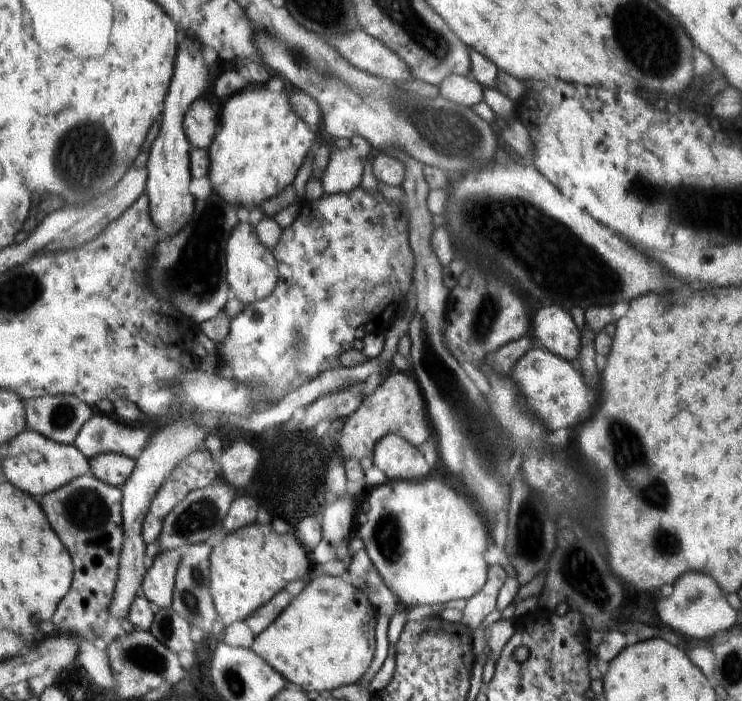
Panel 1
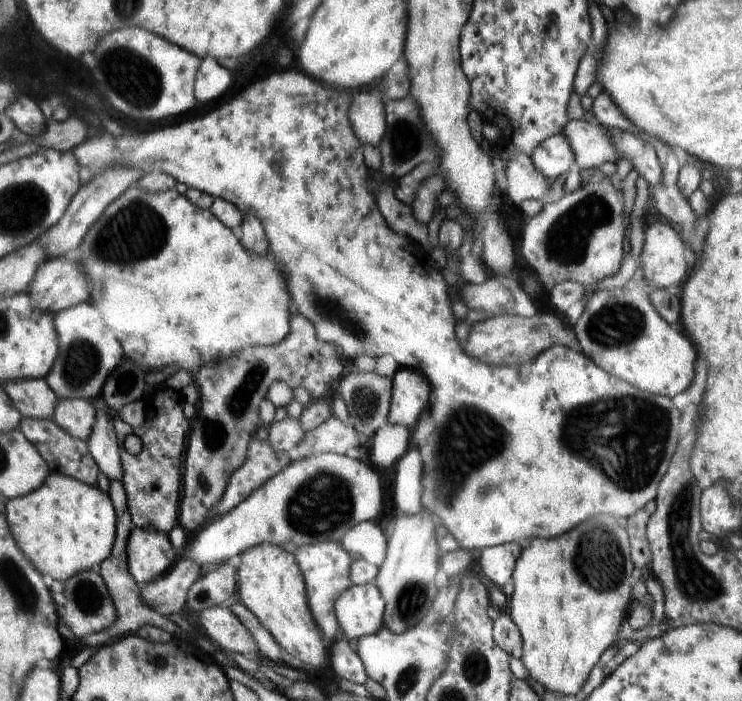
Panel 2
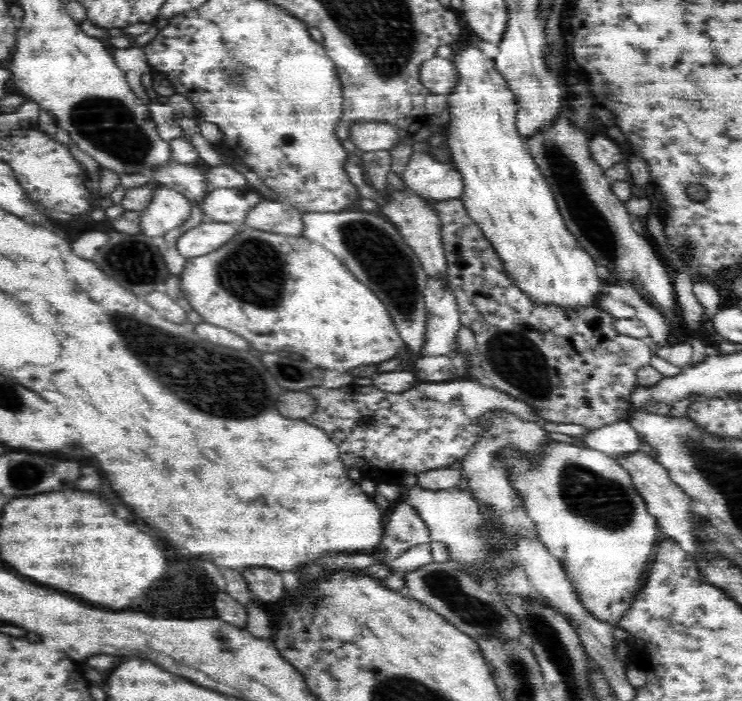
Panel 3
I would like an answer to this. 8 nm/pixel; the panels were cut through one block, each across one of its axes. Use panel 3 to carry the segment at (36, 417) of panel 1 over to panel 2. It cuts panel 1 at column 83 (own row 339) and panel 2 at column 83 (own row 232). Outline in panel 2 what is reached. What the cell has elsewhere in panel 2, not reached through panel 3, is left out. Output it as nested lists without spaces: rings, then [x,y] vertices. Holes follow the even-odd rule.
[[[86,302],[61,310],[54,320],[54,330],[57,334],[62,334],[62,358],[58,358],[58,366],[54,366],[54,370],[50,369],[50,378],[44,379],[60,401],[92,401],[100,397],[105,382],[123,359],[124,352],[118,344],[114,330],[102,322],[100,314],[90,304],[92,303]]]

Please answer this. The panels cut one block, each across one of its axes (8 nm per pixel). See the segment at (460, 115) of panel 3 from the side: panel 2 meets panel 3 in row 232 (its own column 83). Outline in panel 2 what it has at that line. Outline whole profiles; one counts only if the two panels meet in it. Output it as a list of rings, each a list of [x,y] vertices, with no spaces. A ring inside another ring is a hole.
[[[50,473],[38,490],[25,497],[10,500],[12,534],[18,534],[22,550],[30,554],[30,562],[49,574],[53,580],[64,582],[74,575],[101,564],[113,553],[115,543],[115,510],[112,499],[97,487],[70,475]]]

